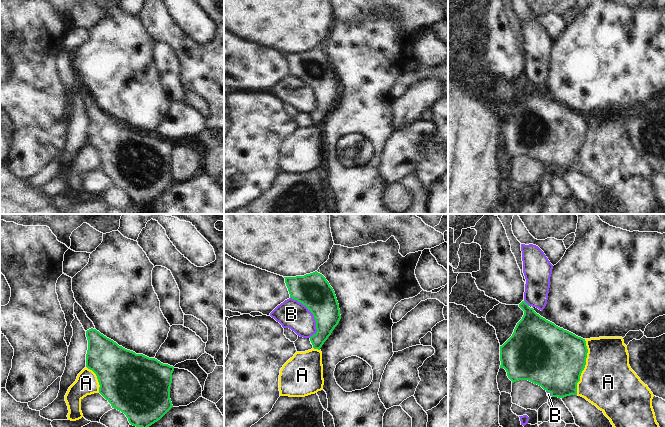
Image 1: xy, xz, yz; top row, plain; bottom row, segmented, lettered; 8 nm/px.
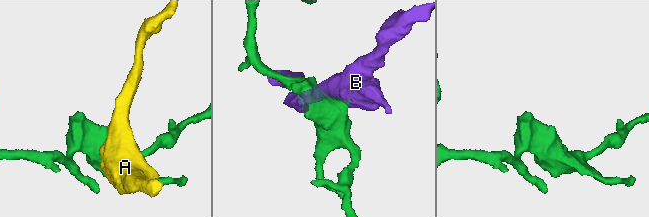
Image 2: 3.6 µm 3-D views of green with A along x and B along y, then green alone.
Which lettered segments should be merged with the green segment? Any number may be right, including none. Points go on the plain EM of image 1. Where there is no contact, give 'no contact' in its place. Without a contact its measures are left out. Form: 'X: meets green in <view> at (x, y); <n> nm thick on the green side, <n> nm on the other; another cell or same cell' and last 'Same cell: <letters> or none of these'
A: meets green in yz at (584, 143); 480 nm thick on the green side, 440 nm on the other; another cell
B: meets green in xz at (312, 89); 280 nm thick on the green side, 220 nm on the other; another cell
Same cell: none of these

